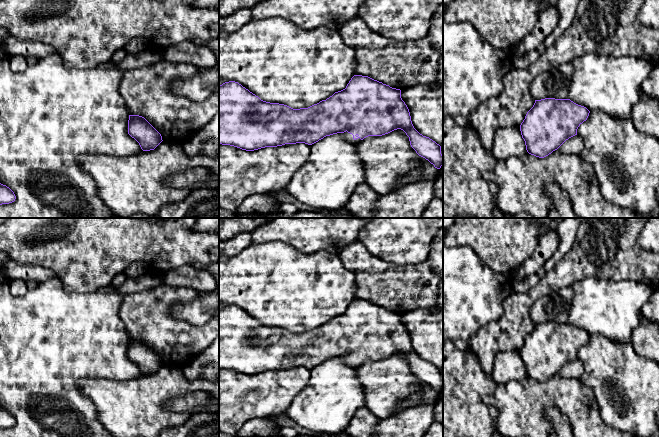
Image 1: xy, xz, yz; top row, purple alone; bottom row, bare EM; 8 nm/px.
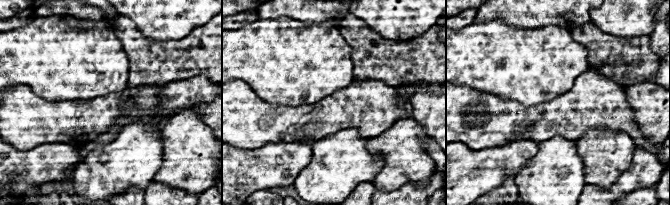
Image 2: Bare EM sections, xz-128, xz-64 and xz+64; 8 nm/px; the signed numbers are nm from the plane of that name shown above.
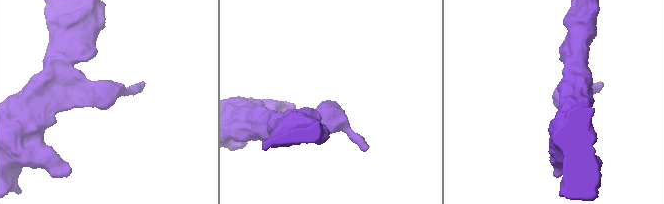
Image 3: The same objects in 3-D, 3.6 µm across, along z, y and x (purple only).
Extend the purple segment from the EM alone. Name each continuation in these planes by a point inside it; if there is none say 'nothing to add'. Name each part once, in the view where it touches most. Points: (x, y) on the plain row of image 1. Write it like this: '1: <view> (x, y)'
1: xz (349, 361)

